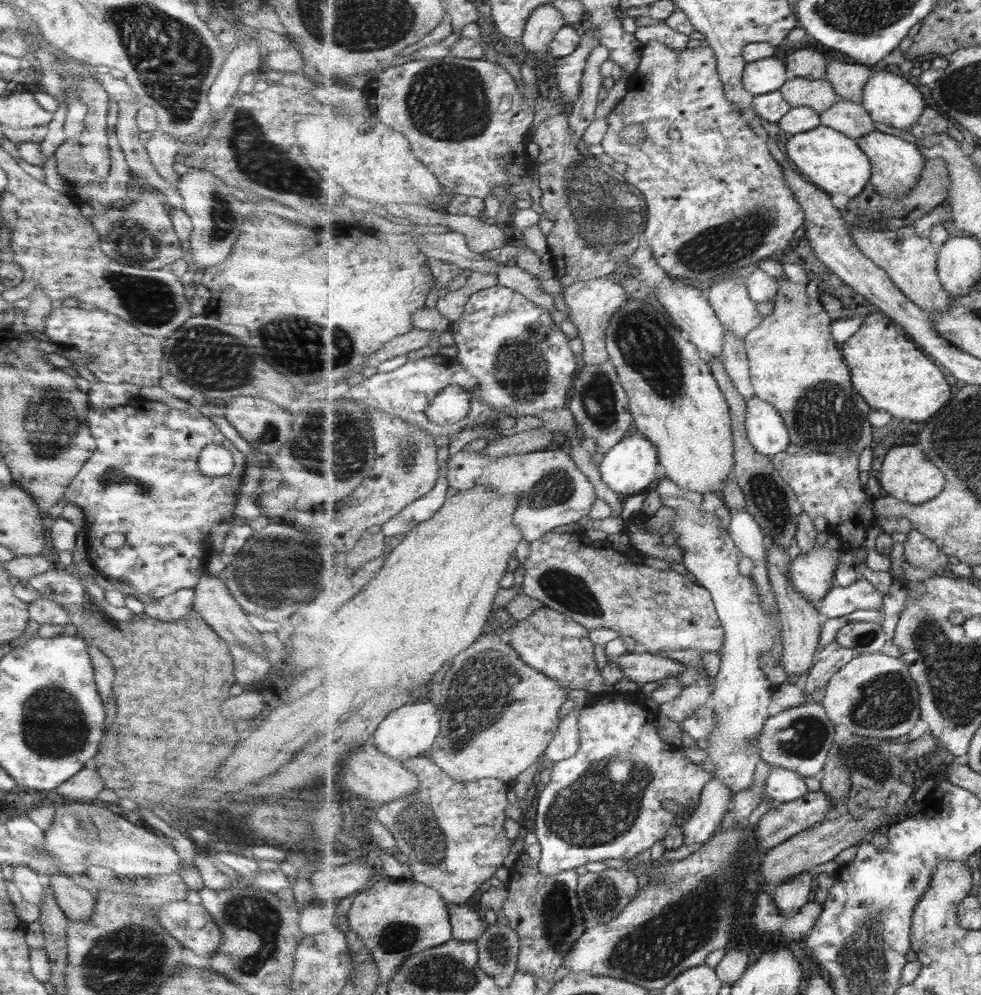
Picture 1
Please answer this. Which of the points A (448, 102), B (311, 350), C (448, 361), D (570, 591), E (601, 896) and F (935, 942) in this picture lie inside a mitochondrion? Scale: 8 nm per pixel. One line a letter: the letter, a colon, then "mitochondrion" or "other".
A: mitochondrion
B: mitochondrion
C: other
D: mitochondrion
E: mitochondrion
F: mitochondrion

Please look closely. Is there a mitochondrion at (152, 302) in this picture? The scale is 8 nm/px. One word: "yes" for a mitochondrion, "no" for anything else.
yes

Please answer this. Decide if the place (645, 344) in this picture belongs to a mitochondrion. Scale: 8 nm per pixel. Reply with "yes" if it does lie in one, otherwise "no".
yes

